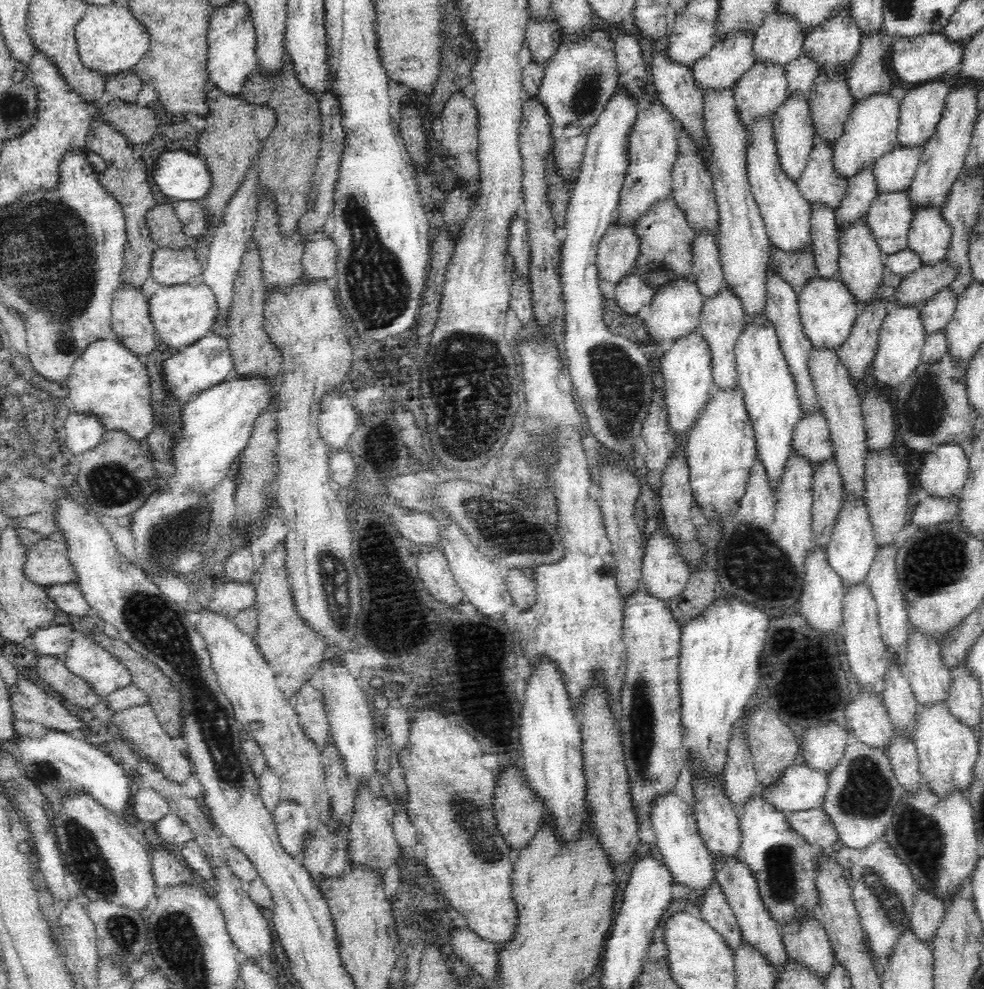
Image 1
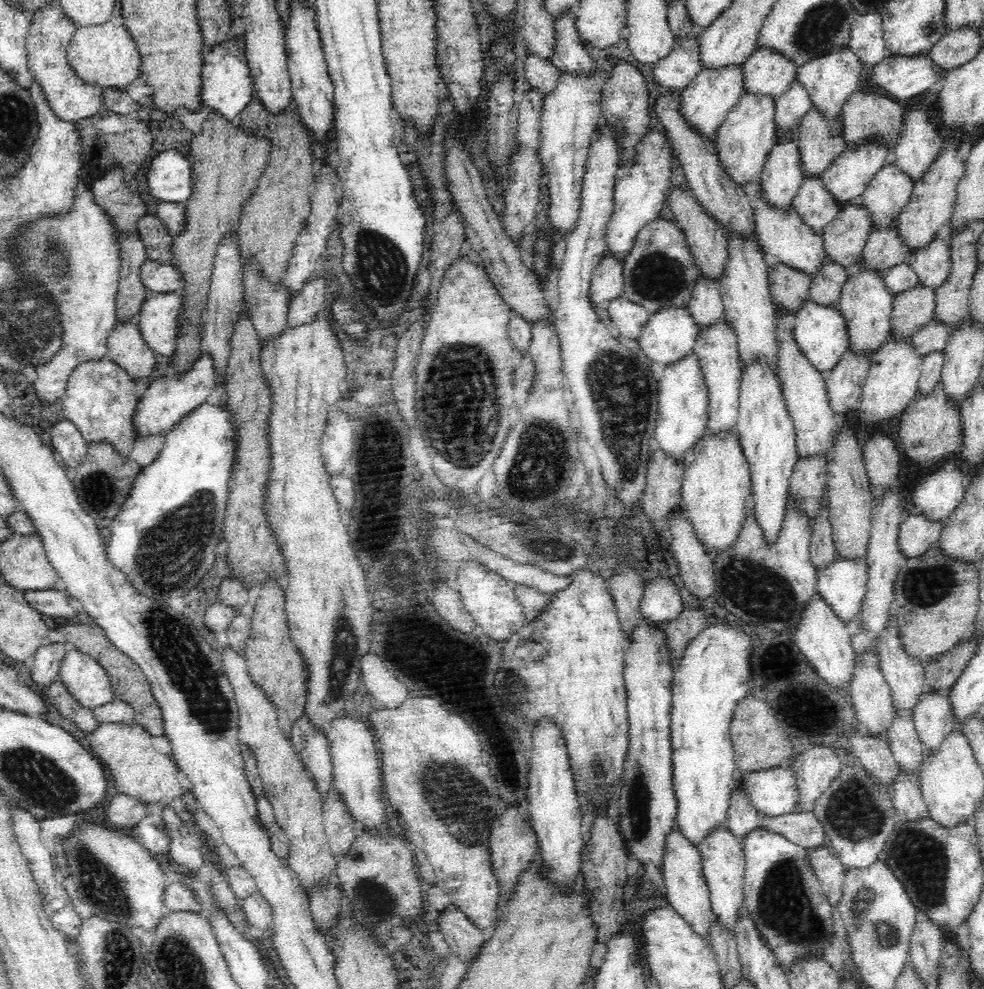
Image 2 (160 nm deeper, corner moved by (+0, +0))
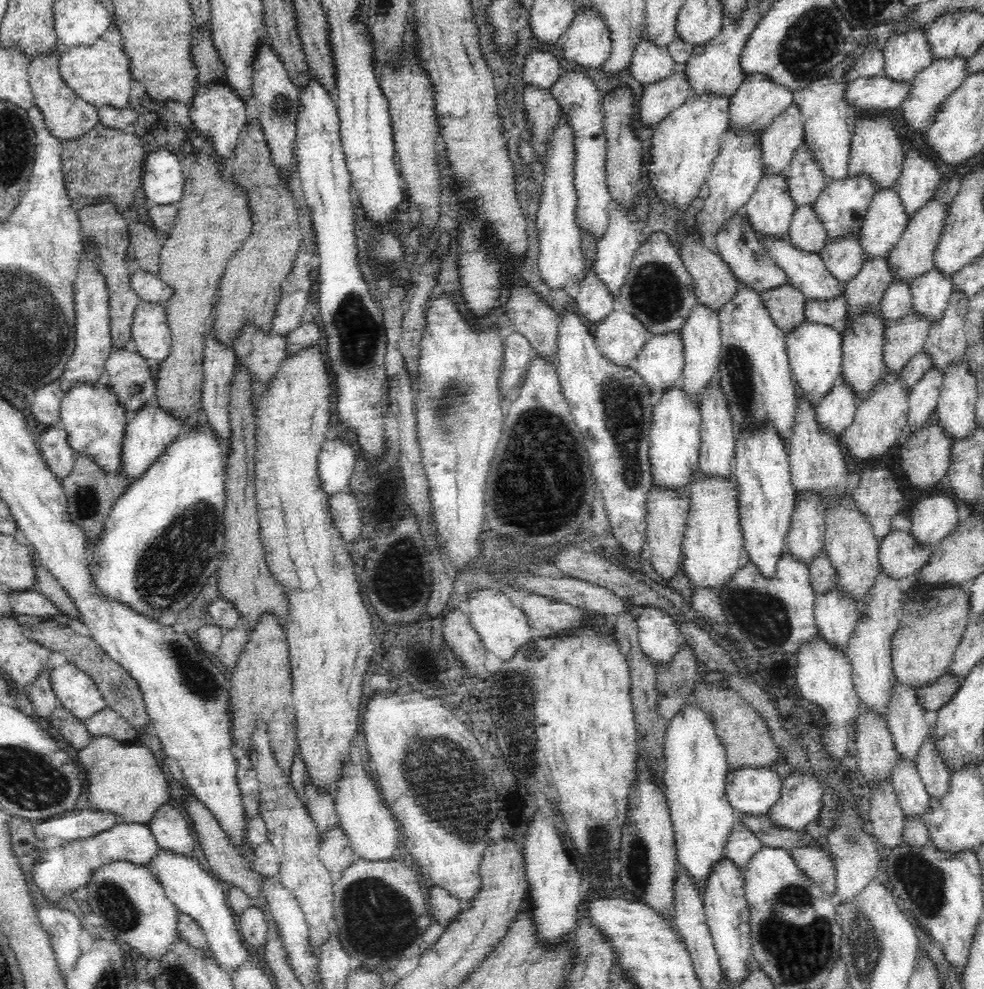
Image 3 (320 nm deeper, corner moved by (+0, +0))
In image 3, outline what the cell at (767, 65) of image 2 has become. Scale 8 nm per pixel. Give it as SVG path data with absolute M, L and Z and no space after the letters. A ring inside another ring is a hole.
M753 72L741 80L731 96L730 124L764 132L777 114L793 101L788 85L776 83L767 73Z

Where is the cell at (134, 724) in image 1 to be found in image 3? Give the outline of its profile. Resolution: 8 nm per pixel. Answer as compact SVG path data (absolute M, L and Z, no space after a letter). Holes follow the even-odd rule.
M94 735L87 745L77 752L80 765L87 772L86 798L88 808L108 809L120 815L120 823L148 823L156 810L164 804L174 803L170 795L170 782L162 770L163 764L150 746L142 746L138 739L119 741L112 735Z

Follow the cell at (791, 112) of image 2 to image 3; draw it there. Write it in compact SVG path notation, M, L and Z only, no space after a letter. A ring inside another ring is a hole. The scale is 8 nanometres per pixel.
M792 101L761 134L764 173L786 173L794 151L805 141L802 109Z

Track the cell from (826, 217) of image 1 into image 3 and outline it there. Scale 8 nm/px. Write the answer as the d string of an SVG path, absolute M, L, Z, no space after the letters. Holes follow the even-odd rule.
M842 288L837 295L832 295L829 299L809 298L805 304L805 320L841 325L847 316L846 308L846 293Z

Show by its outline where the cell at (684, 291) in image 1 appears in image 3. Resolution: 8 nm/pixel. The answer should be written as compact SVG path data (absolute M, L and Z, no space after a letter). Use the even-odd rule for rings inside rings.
M680 329L652 333L642 345L634 368L650 392L683 382L684 337Z

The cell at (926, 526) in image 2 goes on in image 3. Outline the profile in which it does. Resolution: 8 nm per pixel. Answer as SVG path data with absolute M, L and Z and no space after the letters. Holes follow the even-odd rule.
M891 530L879 540L879 567L896 578L918 572L932 556L932 545L923 545L911 530Z

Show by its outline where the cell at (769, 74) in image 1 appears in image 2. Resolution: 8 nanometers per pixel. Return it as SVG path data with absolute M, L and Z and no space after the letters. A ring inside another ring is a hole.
M744 91L735 105L725 114L722 124L716 130L716 149L724 167L740 185L763 171L767 153L776 139L775 96L766 93Z

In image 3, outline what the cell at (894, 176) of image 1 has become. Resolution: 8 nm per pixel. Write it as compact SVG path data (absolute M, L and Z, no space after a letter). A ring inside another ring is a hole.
M897 184L877 188L863 217L858 233L864 247L864 260L888 254L909 219Z

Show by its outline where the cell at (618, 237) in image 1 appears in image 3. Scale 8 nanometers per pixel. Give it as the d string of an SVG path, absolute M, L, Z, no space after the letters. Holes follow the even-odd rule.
M590 272L581 280L576 304L580 315L591 324L598 324L611 310L618 306L612 289L604 283L598 273Z

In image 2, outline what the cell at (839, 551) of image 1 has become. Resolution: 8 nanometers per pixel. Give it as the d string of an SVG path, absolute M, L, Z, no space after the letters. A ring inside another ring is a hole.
M838 555L817 568L817 588L848 624L861 610L868 588L867 557Z

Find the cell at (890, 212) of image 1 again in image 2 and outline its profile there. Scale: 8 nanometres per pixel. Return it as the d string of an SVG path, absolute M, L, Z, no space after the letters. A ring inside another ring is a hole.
M898 217L887 225L872 224L861 252L866 267L883 272L894 263L906 262L910 253L906 239L898 231Z

